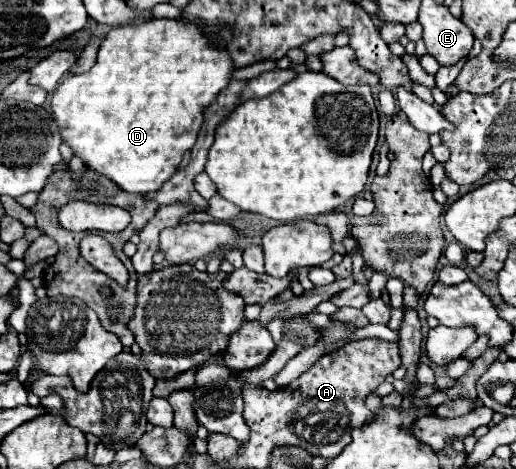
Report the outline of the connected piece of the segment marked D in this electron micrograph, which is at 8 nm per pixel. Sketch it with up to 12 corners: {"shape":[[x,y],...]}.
{"shape":[[169,18],[109,30],[51,98],[63,142],[159,190],[229,86],[227,52]]}

